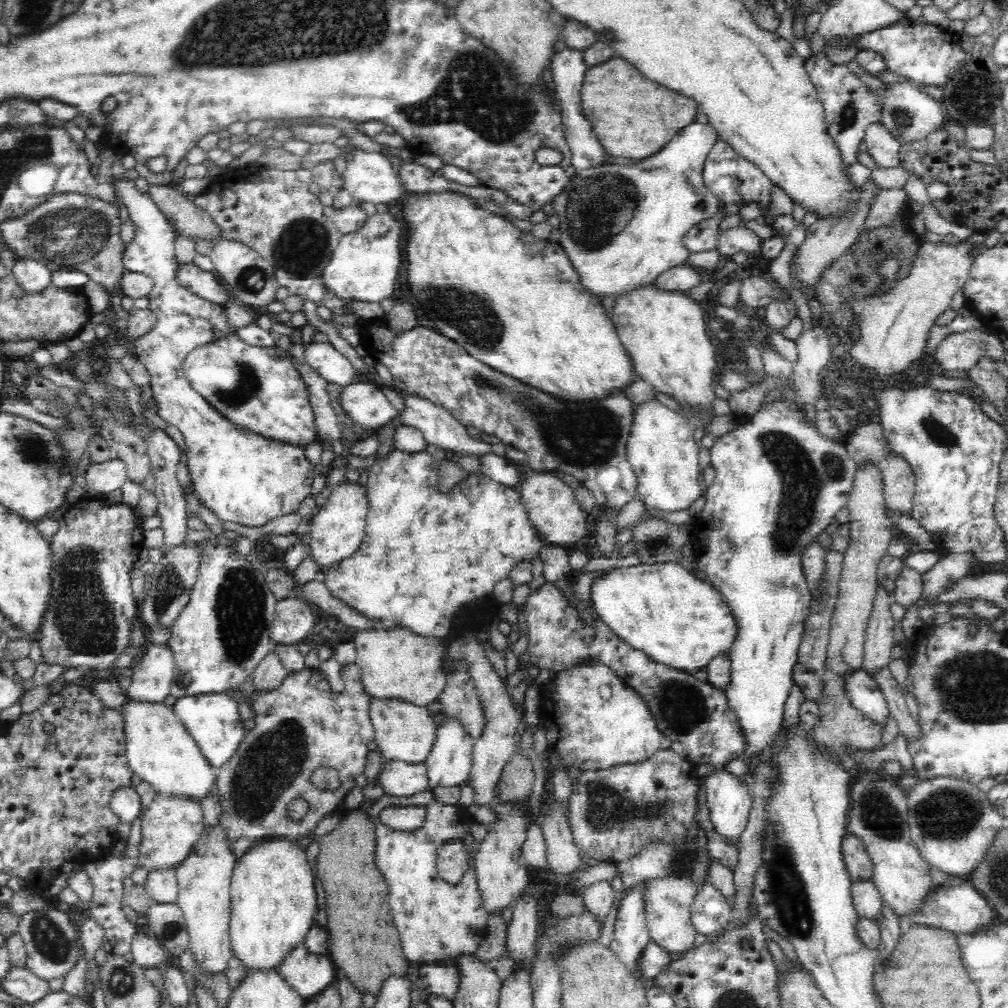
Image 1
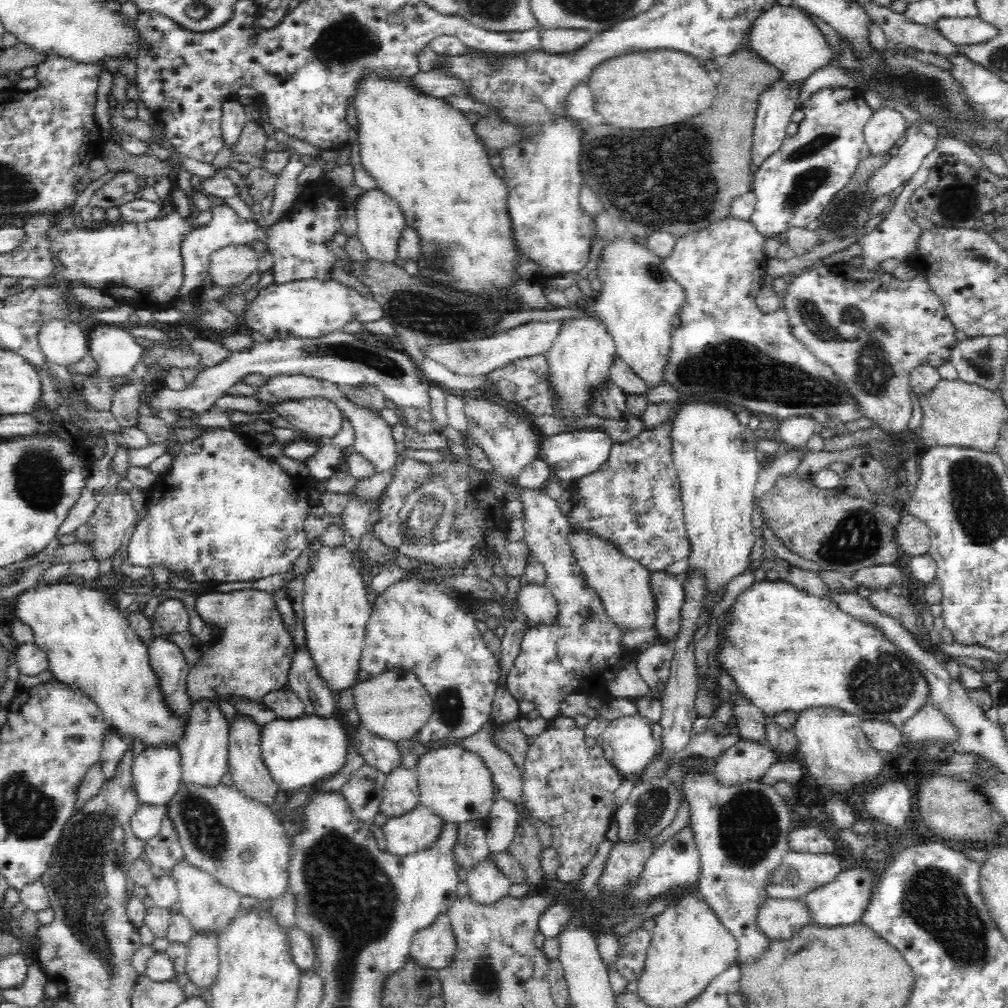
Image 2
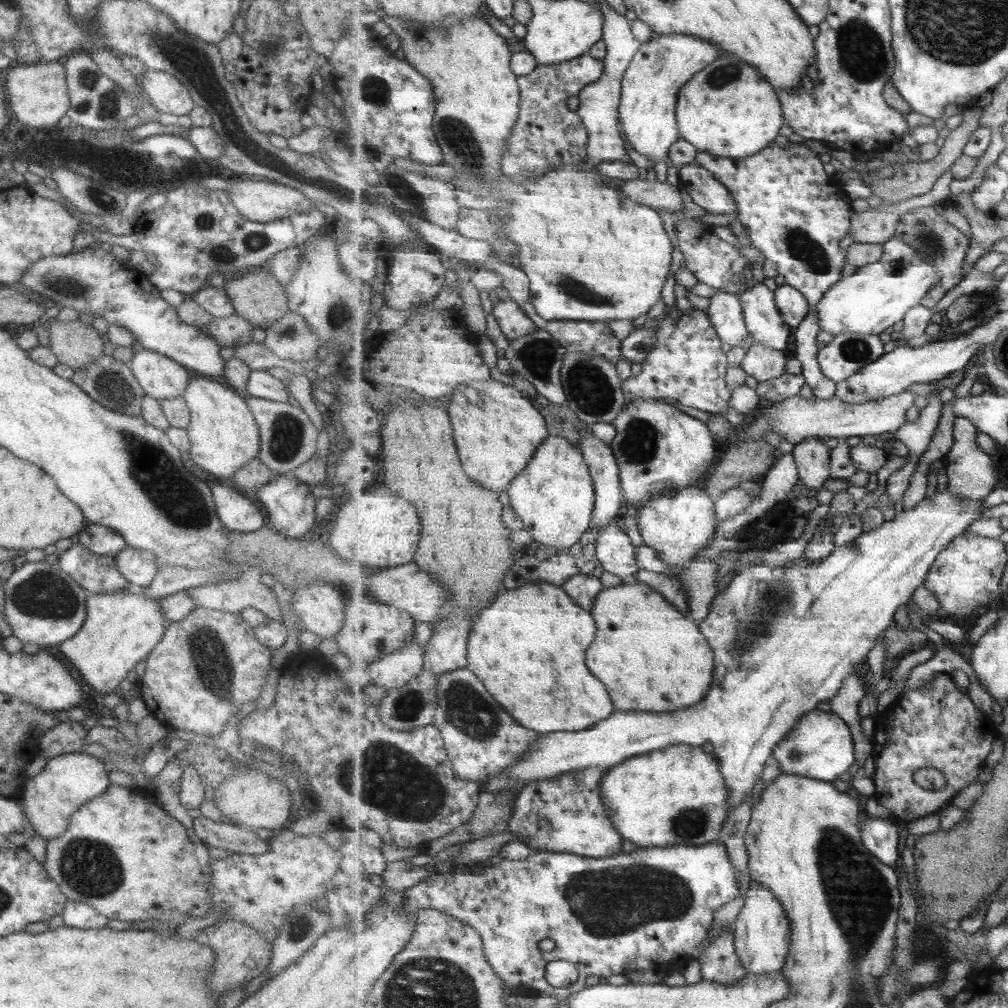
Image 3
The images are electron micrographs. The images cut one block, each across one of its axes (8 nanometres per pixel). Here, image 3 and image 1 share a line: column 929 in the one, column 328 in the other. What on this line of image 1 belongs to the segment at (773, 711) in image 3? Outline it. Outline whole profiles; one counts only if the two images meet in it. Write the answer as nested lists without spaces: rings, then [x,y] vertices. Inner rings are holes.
[[[341,482],[329,495],[327,503],[315,510],[309,533],[309,549],[312,561],[318,566],[318,579],[325,578],[325,572],[342,564],[342,560],[354,556],[366,536],[368,499],[365,487],[358,482]]]

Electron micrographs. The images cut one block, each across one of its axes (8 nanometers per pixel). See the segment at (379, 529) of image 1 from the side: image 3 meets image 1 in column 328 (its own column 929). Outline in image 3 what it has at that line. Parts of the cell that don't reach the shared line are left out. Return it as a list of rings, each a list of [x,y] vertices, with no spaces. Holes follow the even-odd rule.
[[[970,531],[959,536],[938,556],[925,579],[925,587],[939,599],[942,608],[949,614],[970,614],[981,606],[989,605],[995,598],[1004,598],[1001,582],[1007,568],[1007,552],[1001,540],[975,536]]]

